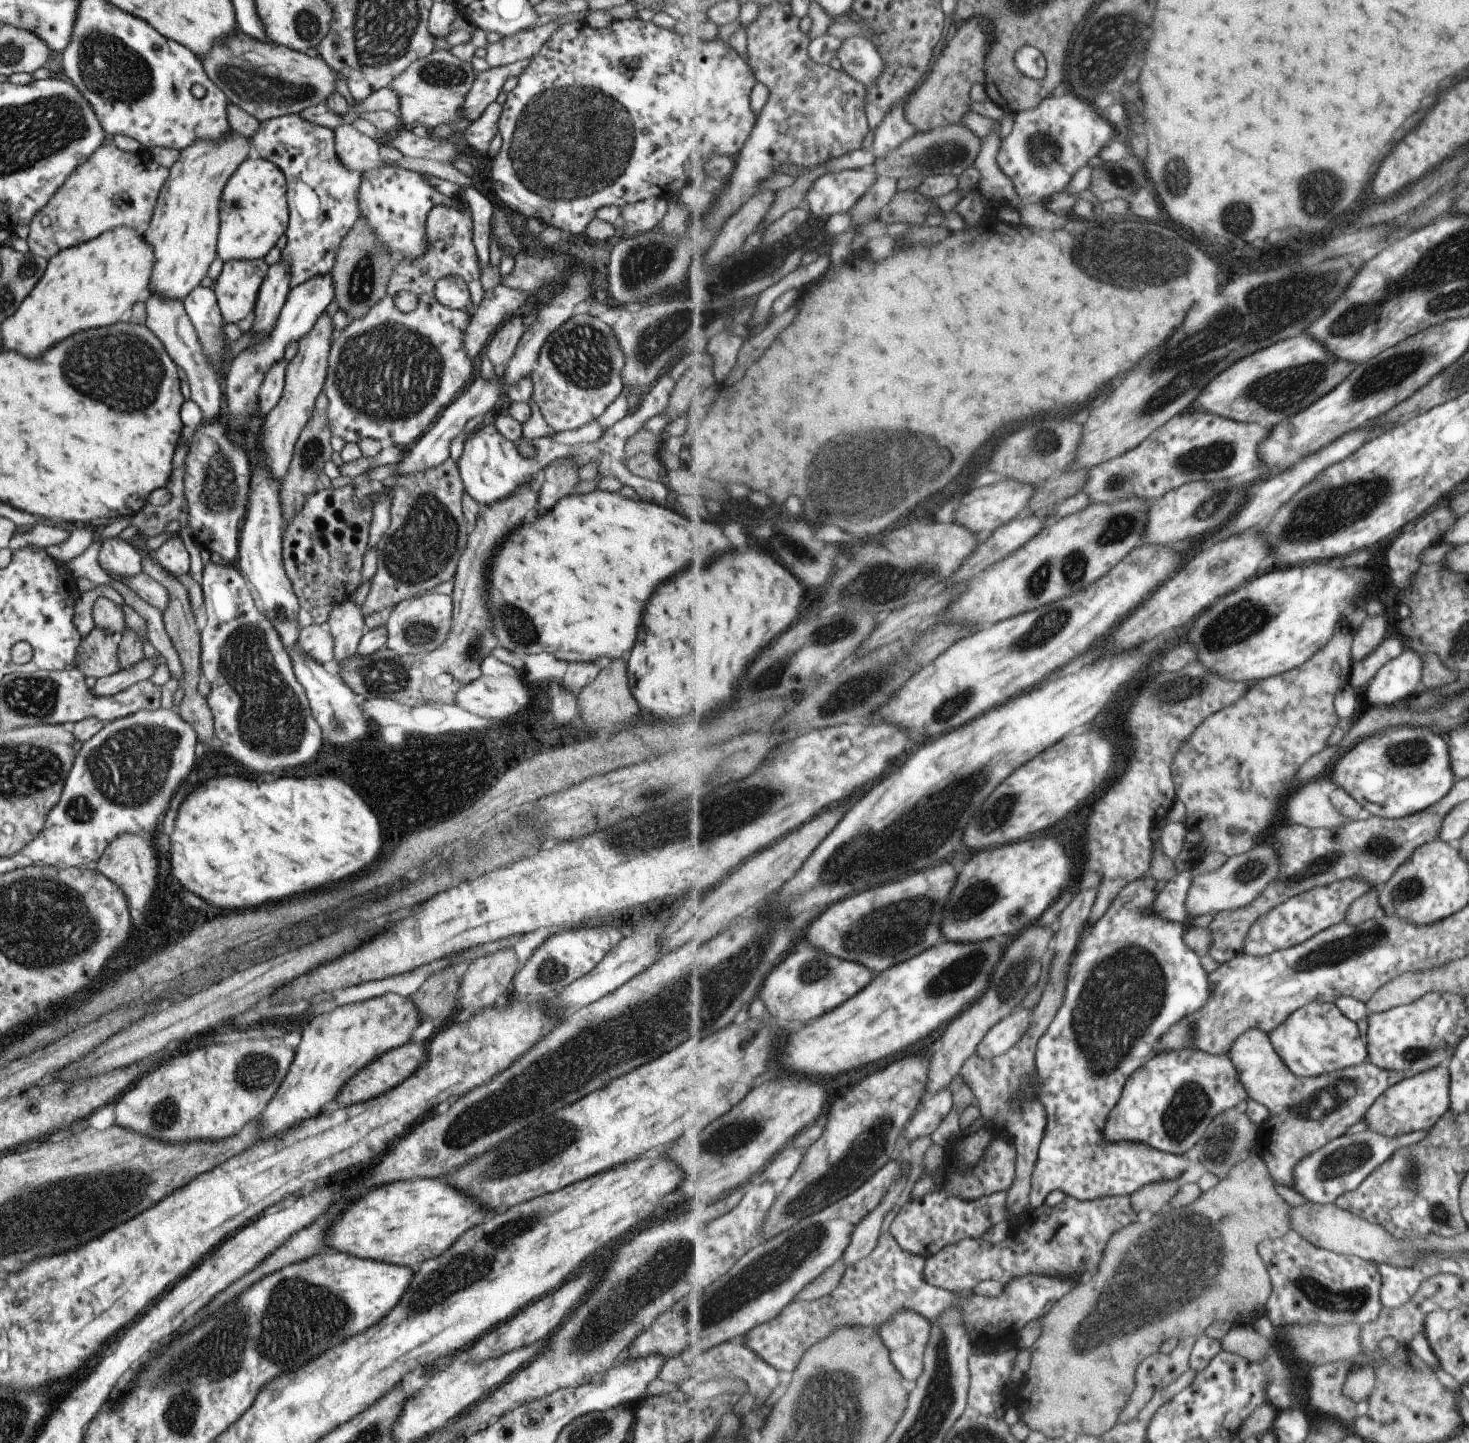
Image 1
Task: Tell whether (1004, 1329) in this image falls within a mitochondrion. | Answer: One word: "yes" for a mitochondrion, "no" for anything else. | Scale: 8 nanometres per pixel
no

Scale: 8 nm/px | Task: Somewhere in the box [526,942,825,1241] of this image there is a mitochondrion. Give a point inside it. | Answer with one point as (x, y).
(732, 1136)

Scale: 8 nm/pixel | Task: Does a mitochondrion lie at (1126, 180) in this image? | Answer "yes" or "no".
yes

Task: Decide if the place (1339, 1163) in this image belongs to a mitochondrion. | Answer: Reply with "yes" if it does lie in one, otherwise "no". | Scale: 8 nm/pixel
yes

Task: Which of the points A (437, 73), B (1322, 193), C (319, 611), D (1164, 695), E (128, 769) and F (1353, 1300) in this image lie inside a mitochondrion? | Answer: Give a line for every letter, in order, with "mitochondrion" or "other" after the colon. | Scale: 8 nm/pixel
A: mitochondrion
B: mitochondrion
C: other
D: mitochondrion
E: mitochondrion
F: mitochondrion

